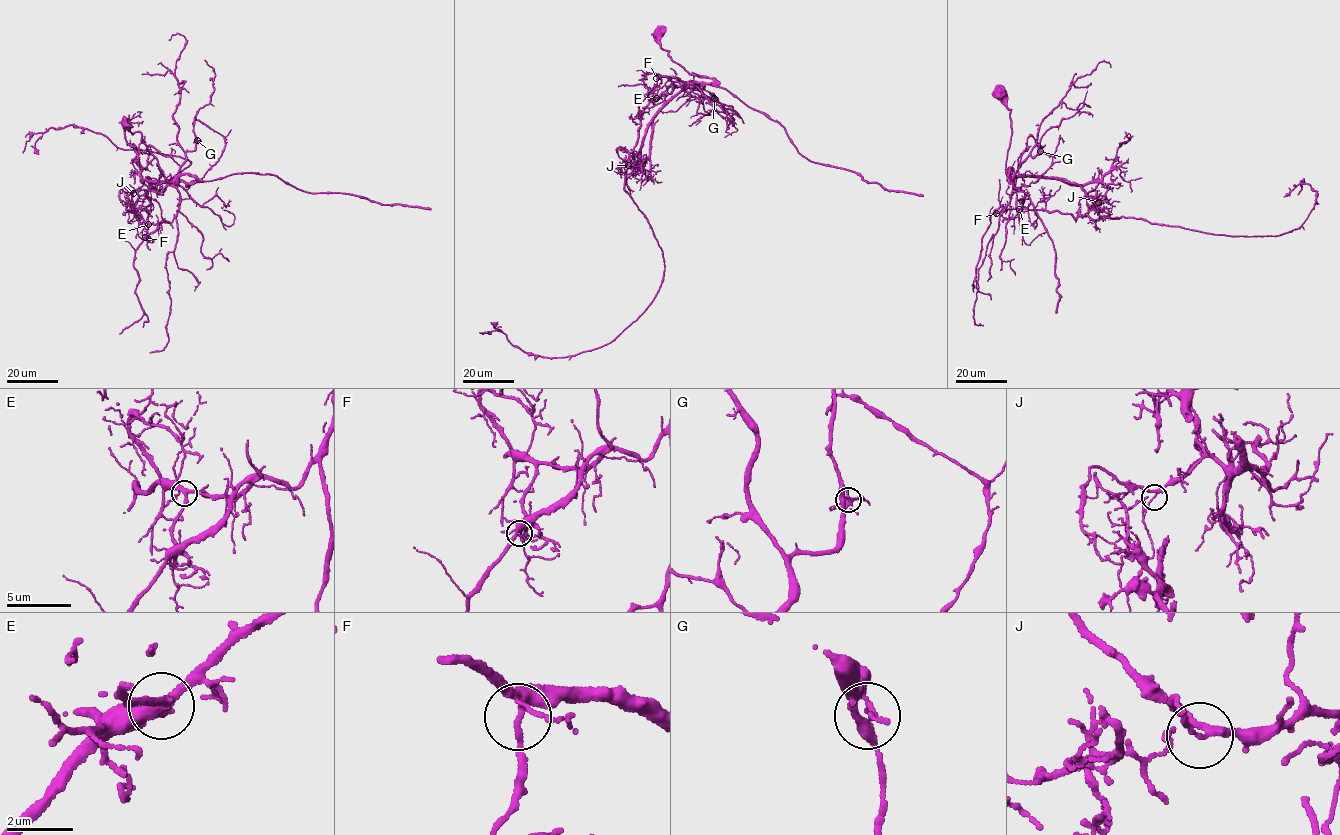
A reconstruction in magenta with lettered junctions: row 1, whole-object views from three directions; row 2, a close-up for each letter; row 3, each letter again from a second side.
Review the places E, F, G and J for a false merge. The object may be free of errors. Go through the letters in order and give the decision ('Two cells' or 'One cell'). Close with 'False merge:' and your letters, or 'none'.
E: One cell
F: One cell
G: One cell
J: Two cells
False merge: J

